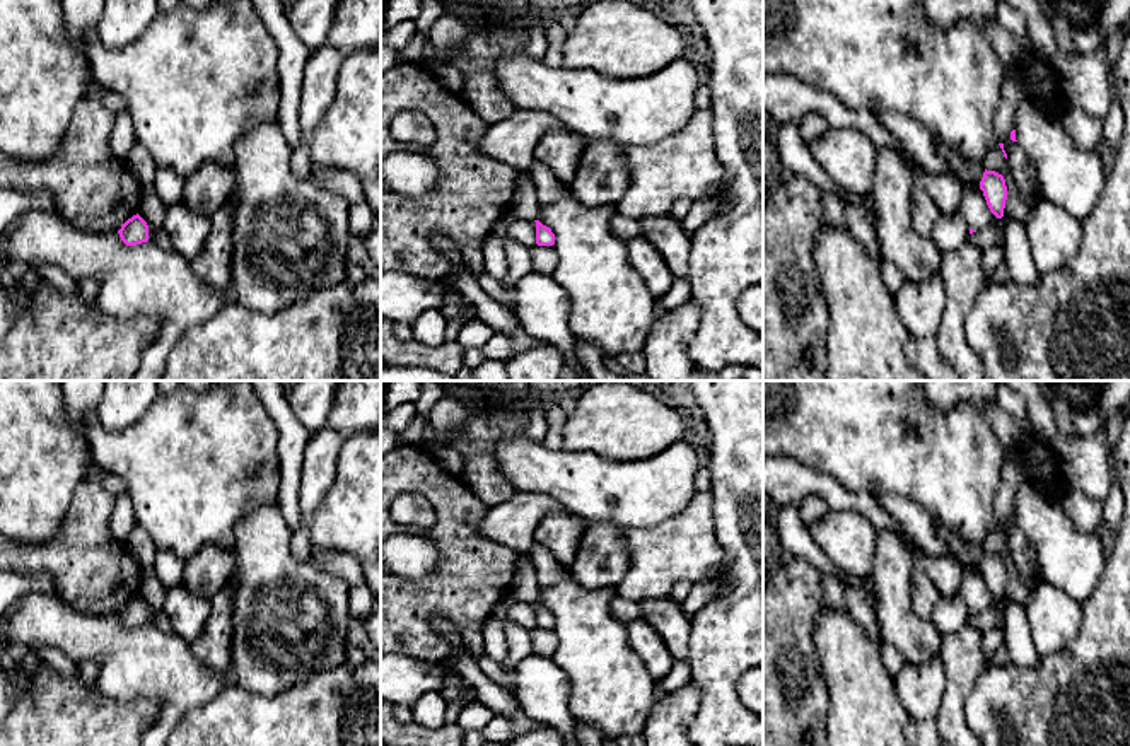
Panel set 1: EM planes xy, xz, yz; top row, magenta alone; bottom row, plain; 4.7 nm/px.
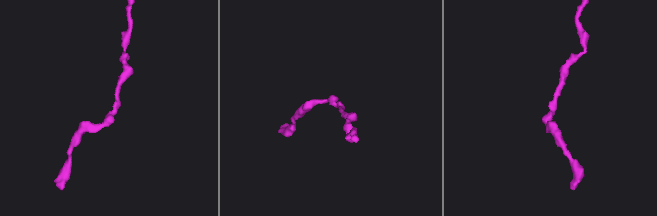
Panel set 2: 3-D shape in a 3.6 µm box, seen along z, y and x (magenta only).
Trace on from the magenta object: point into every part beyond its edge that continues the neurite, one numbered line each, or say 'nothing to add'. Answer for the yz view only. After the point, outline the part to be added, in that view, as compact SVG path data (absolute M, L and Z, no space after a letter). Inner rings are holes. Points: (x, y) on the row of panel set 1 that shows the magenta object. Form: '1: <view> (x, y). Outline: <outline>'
nothing to add

